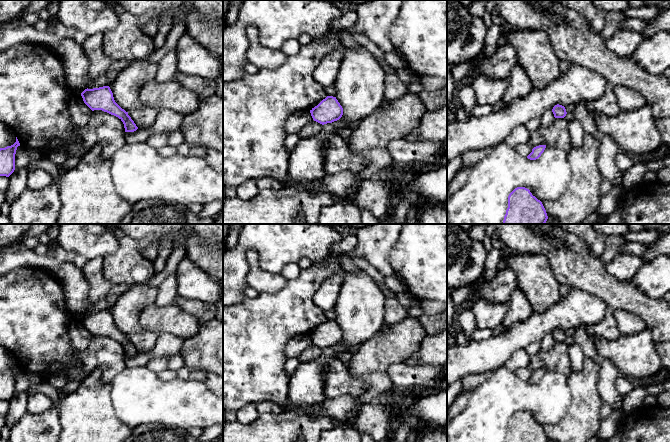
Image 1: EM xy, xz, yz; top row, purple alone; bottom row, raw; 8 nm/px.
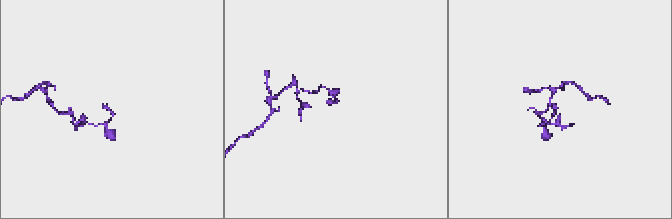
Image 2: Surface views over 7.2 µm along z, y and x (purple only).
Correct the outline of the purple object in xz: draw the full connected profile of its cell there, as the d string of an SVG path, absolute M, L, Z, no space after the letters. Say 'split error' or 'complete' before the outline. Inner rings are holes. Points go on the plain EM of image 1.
complete; M327 320L310 337L314 345L324 349L339 344L343 339L343 332L336 321Z

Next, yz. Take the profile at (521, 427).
complete; M525 411L515 412L508 420L504 442L548 442L540 424Z

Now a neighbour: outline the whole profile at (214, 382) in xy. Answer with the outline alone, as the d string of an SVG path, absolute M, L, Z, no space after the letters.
M207 373L206 386L218 395L223 395L223 375Z

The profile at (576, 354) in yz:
M577 343L570 345L568 347L568 355L572 372L581 371L584 365L584 358L586 357L581 346Z

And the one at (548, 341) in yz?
M546 334L541 340L541 343L545 350L550 350L555 343L552 334Z

